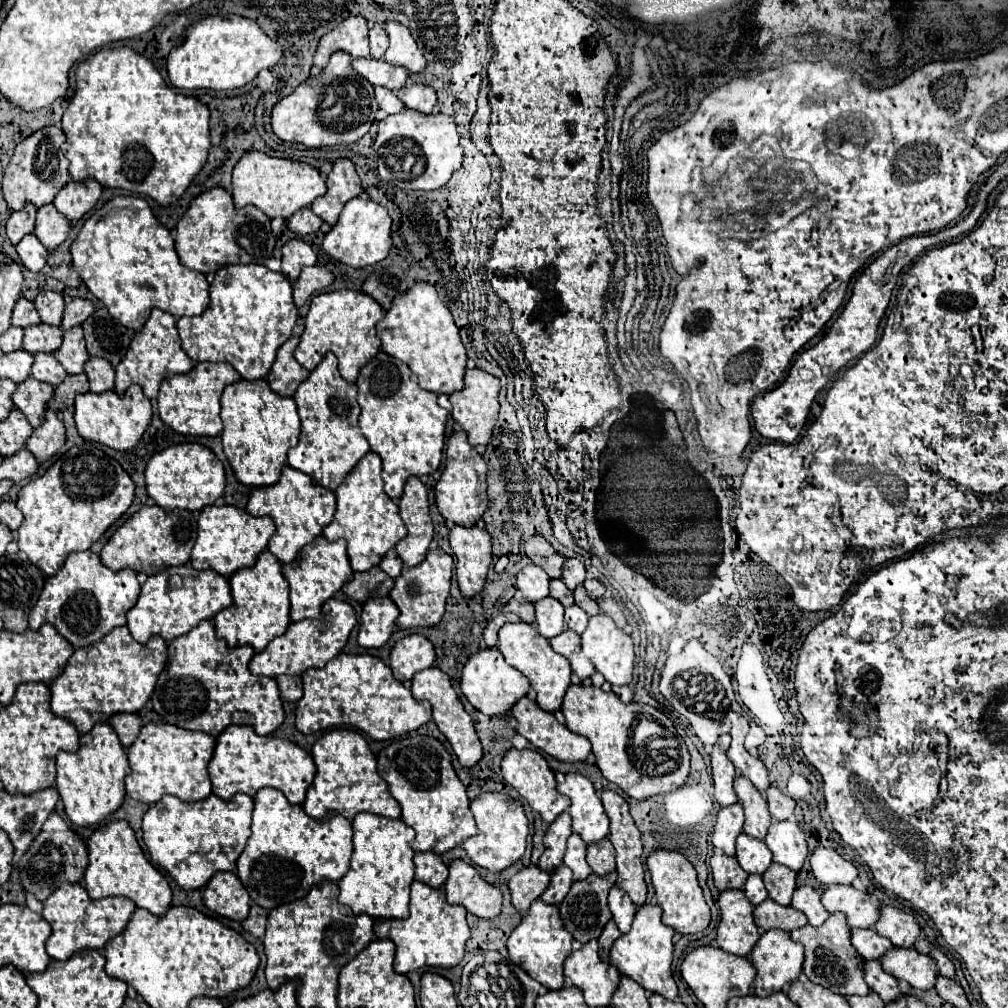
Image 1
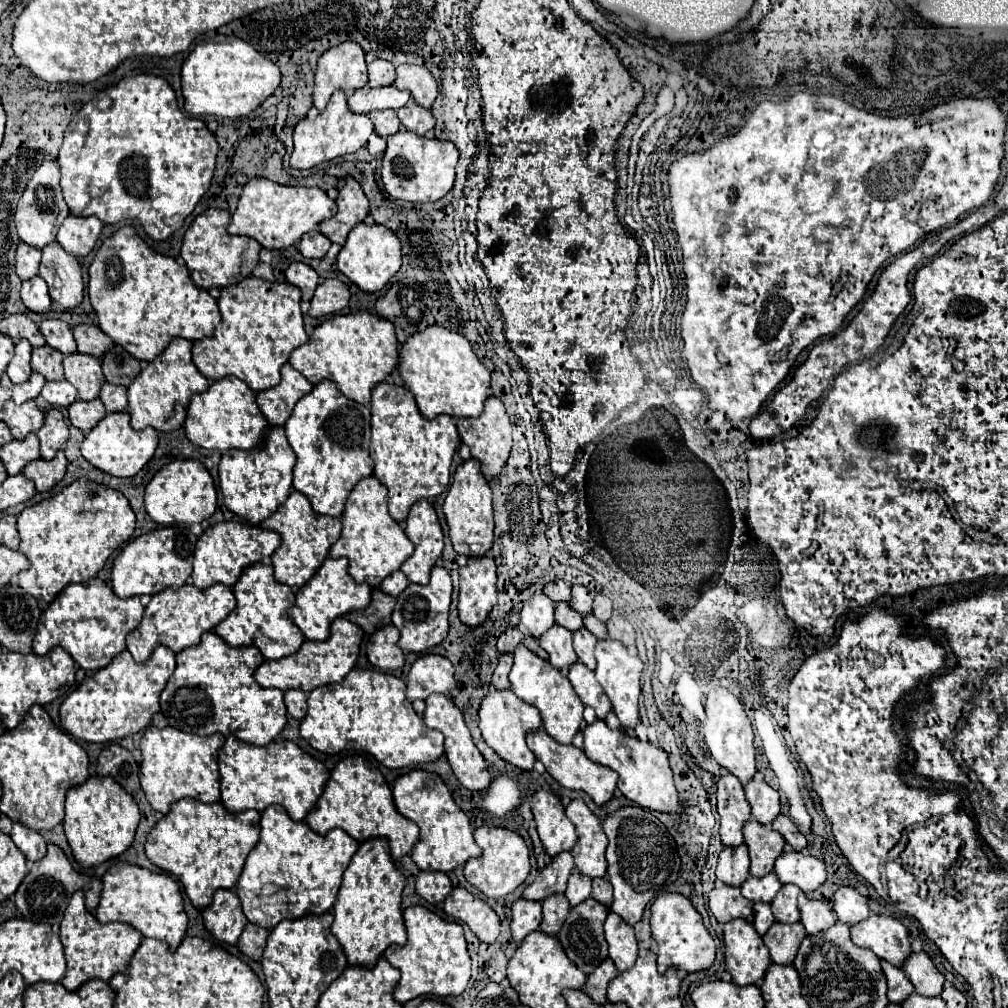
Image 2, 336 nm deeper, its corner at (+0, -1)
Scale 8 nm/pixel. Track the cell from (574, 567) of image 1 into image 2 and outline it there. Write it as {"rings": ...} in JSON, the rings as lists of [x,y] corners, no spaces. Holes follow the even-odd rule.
{"rings":[[[573,585],[571,587],[571,601],[569,605],[581,613],[581,615],[587,615],[591,613],[591,603],[593,603],[593,597],[589,593],[589,589],[585,585]]]}

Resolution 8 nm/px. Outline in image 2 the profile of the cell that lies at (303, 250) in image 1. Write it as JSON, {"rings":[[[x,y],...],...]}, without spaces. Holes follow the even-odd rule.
{"rings":[[[293,261],[293,263],[287,267],[285,277],[287,277],[287,281],[289,281],[291,285],[295,285],[295,287],[301,289],[305,301],[311,301],[313,291],[315,291],[315,287],[319,285],[319,275],[315,273],[313,267],[309,267],[309,265],[301,263],[301,261]]]}

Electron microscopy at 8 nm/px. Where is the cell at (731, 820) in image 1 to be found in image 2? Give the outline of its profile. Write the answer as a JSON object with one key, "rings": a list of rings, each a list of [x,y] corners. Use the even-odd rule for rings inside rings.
{"rings":[[[745,843],[739,847],[725,847],[719,853],[717,877],[727,885],[737,887],[749,877],[749,855]]]}

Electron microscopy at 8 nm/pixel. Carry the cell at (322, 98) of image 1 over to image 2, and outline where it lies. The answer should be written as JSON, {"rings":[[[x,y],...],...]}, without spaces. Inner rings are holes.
{"rings":[[[339,89],[339,93],[331,95],[331,101],[323,109],[323,113],[319,113],[313,121],[309,121],[309,117],[303,117],[295,123],[295,129],[293,129],[295,149],[291,155],[291,167],[309,169],[323,161],[331,161],[335,157],[355,153],[357,149],[361,149],[367,143],[371,133],[373,133],[371,119],[365,115],[359,115],[359,113],[351,113],[351,109],[347,105],[347,95],[343,93],[343,89]]]}

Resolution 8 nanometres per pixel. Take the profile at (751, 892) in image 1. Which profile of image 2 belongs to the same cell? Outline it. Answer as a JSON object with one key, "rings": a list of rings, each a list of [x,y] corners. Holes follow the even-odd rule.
{"rings":[[[759,903],[759,905],[755,905],[753,907],[753,927],[757,929],[757,933],[759,935],[763,935],[769,927],[771,927],[771,923],[775,921],[775,917],[773,917],[773,913],[771,913],[771,907],[769,905],[763,905],[763,903]]]}

